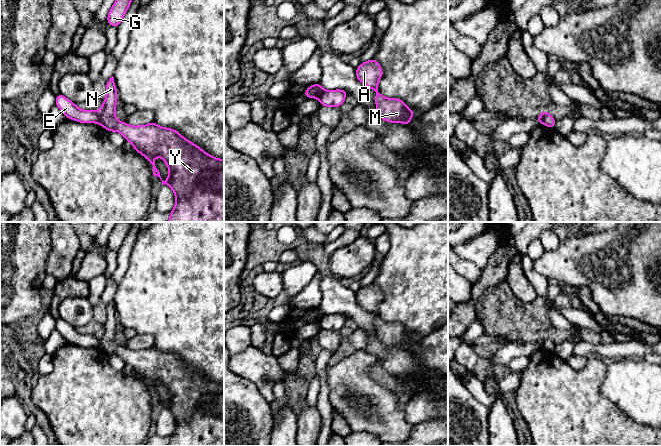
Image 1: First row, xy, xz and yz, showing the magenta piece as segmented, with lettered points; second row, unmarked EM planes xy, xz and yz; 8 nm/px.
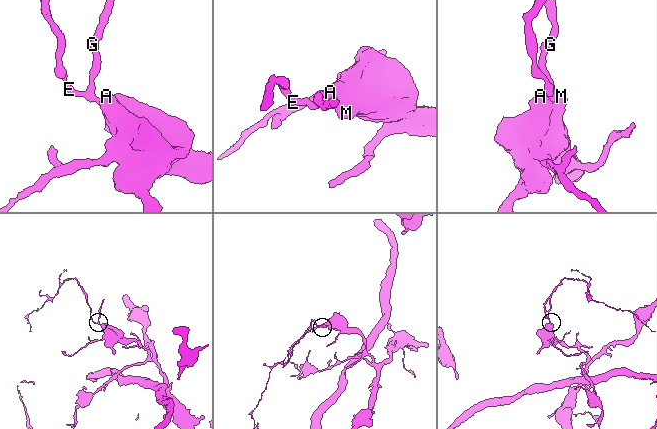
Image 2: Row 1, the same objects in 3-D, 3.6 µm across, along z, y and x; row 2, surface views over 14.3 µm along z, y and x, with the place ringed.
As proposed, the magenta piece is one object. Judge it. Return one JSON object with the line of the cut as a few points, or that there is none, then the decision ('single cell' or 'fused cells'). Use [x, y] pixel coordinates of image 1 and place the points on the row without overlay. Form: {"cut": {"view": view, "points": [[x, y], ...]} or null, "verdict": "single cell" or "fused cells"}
{"cut": {"view": "xy", "points": [[99, 335], [98, 347]]}, "verdict": "fused cells"}

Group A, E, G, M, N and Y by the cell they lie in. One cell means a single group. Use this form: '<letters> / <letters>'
A G M N Y / E

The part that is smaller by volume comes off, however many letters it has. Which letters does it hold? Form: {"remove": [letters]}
{"remove": ["E"]}

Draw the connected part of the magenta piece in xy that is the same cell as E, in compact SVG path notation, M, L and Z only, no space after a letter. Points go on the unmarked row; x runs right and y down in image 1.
M61 317L55 321L55 329L63 336L67 343L72 343L80 347L99 347L99 335L80 334L76 328L67 323Z

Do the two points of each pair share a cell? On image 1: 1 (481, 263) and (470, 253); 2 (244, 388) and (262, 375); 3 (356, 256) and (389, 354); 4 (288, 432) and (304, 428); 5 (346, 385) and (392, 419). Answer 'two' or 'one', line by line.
1: one
2: two
3: two
4: two
5: one

